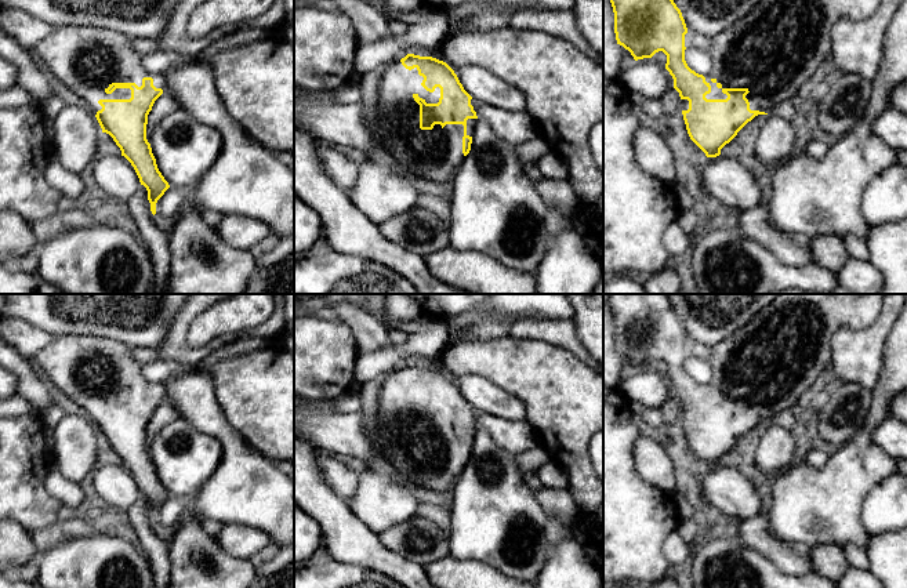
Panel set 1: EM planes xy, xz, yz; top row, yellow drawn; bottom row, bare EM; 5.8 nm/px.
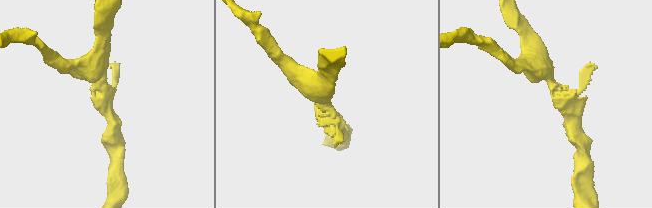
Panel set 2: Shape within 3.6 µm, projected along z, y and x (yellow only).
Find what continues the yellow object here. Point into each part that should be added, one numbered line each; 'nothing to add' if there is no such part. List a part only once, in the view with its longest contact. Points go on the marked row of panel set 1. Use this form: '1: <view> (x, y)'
1: xz (434, 155)

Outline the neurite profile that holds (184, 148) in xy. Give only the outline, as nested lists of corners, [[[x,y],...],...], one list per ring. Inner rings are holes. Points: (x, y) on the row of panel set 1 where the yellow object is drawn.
[[[181,108],[159,121],[150,139],[157,168],[170,188],[200,182],[221,155],[222,145],[217,128]]]

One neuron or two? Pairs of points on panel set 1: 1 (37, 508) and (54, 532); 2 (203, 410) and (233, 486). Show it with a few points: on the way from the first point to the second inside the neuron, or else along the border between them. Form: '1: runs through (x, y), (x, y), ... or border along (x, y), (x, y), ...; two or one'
1: border along (58, 519), (46, 527), (29, 532); two
2: runs through (221, 429), (233, 445), (233, 467); one

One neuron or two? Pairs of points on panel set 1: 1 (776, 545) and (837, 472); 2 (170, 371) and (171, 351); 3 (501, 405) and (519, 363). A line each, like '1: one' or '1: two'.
1: two
2: two
3: two

